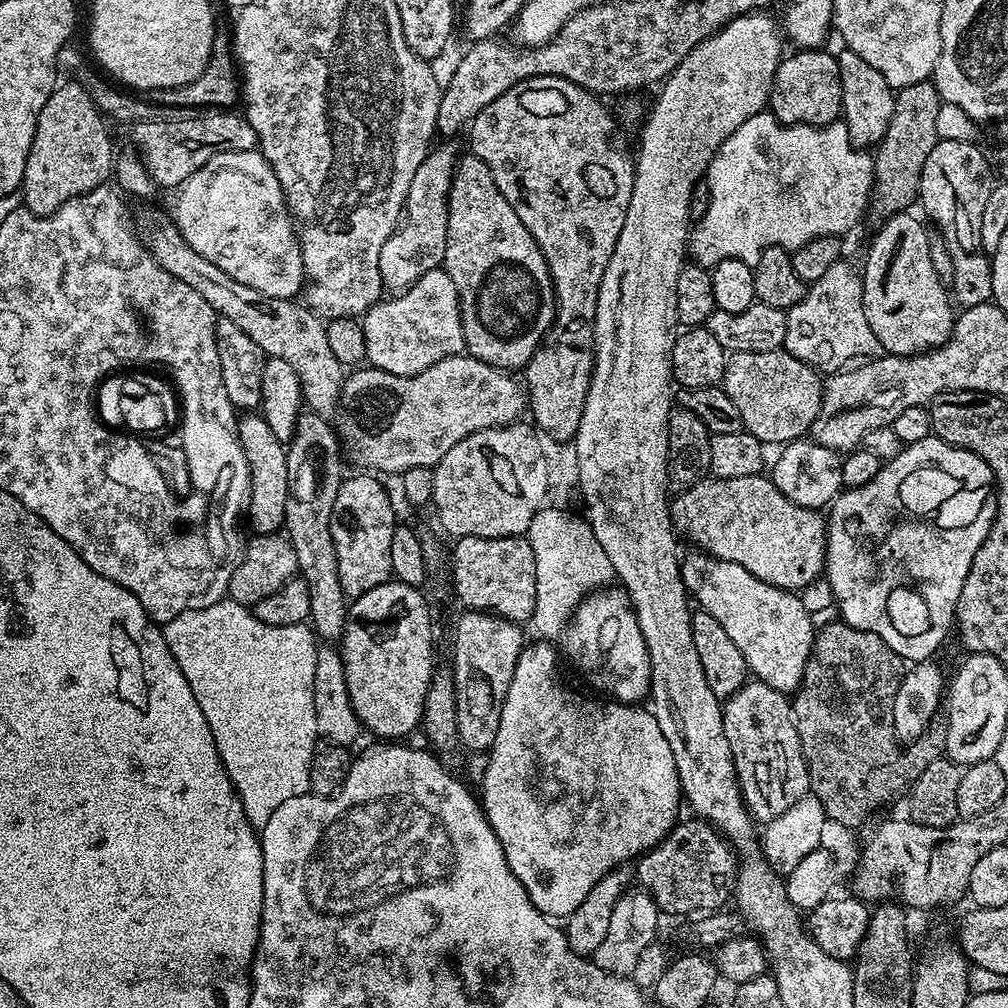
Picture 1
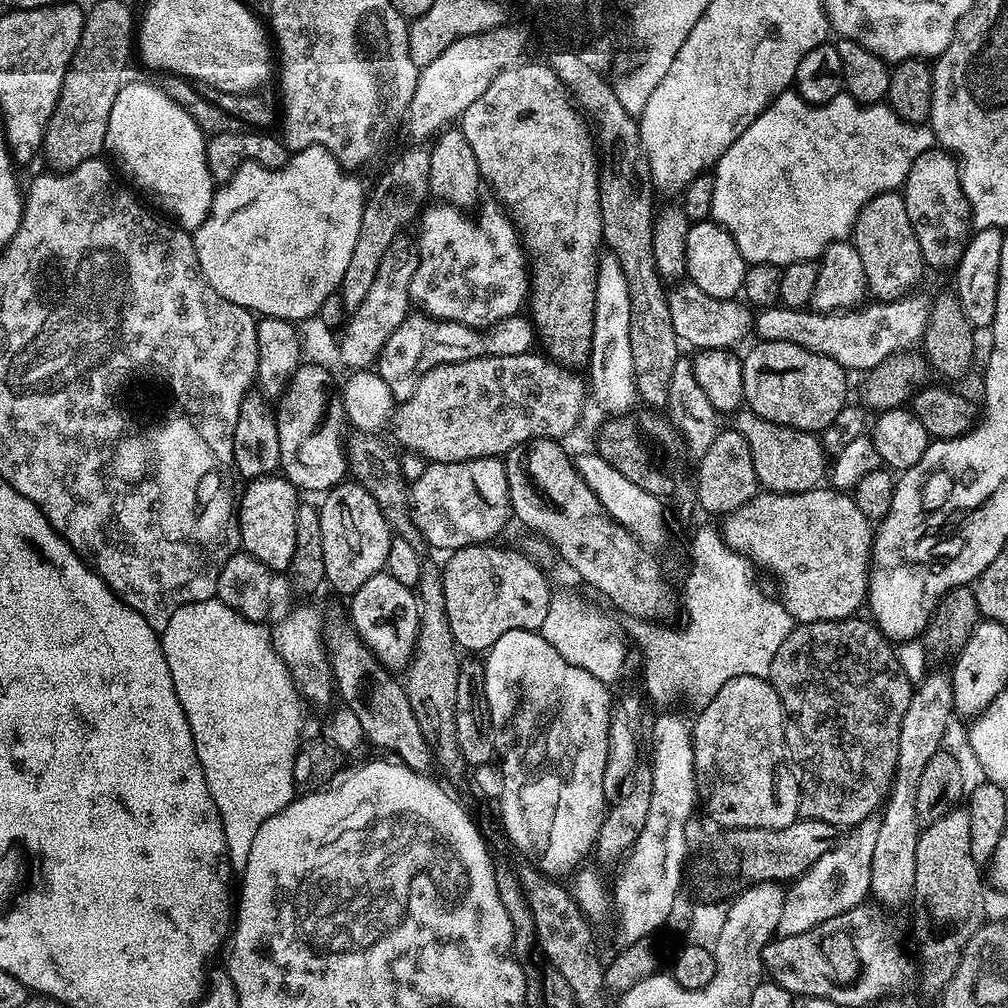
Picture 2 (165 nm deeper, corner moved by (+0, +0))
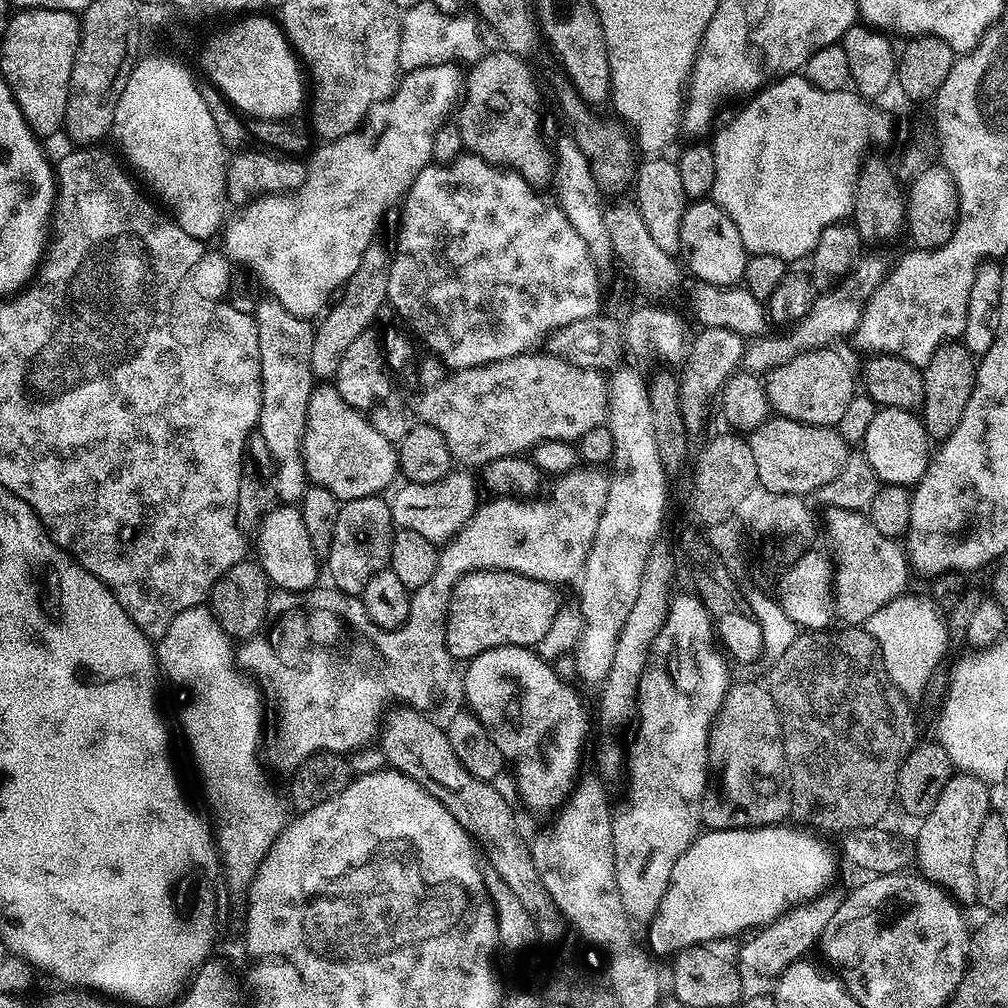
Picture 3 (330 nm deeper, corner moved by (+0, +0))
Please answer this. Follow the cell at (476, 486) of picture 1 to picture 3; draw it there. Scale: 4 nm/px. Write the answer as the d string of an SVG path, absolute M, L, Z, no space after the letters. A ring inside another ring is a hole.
M452 470L447 476L425 484L401 483L401 488L390 496L393 525L397 529L415 530L438 546L451 540L478 507L476 486L464 472L467 471Z

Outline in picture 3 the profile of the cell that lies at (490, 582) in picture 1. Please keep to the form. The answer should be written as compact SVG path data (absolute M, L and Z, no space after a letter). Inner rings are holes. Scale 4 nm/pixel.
M497 568L466 574L454 586L444 621L444 641L453 661L467 662L491 648L536 646L562 609L562 602L556 597L556 592L557 589L546 582L513 572L500 572Z

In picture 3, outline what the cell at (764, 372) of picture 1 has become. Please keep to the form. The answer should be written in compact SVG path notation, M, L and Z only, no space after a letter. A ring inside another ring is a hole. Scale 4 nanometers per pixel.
M832 346L815 348L790 358L790 362L767 373L764 389L768 391L769 405L779 415L803 424L817 424L823 428L836 426L858 392L857 377L852 377L851 366L836 350Z

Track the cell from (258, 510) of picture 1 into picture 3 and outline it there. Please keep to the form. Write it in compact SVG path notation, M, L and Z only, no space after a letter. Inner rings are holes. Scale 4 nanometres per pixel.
M277 506L266 514L266 518L260 523L258 531L255 533L256 552L260 569L268 575L269 581L273 585L276 584L277 589L283 590L288 594L304 594L307 588L312 588L319 578L320 572L322 576L322 564L316 555L314 546L310 546L310 534L306 534L306 522L302 522L302 514L299 507L296 506Z

